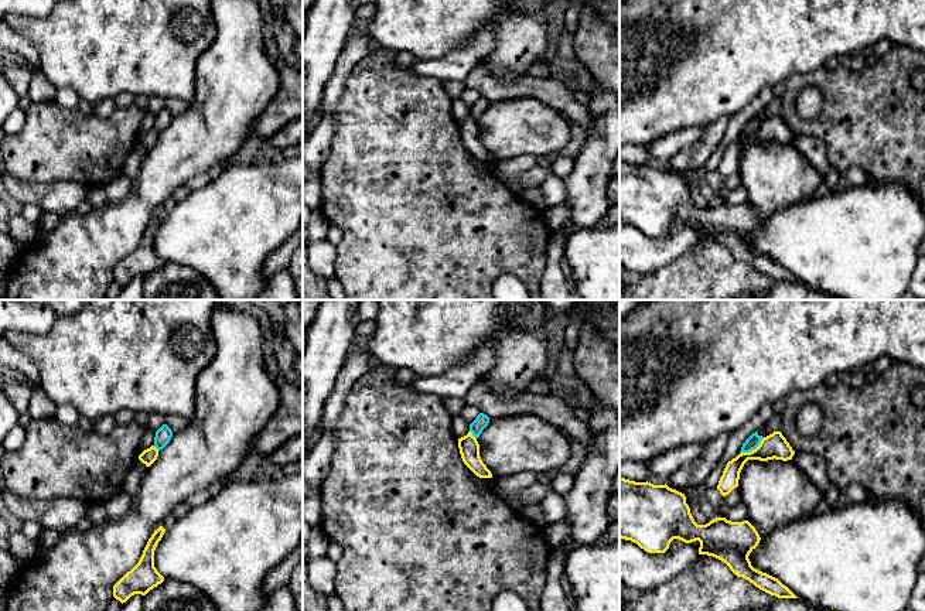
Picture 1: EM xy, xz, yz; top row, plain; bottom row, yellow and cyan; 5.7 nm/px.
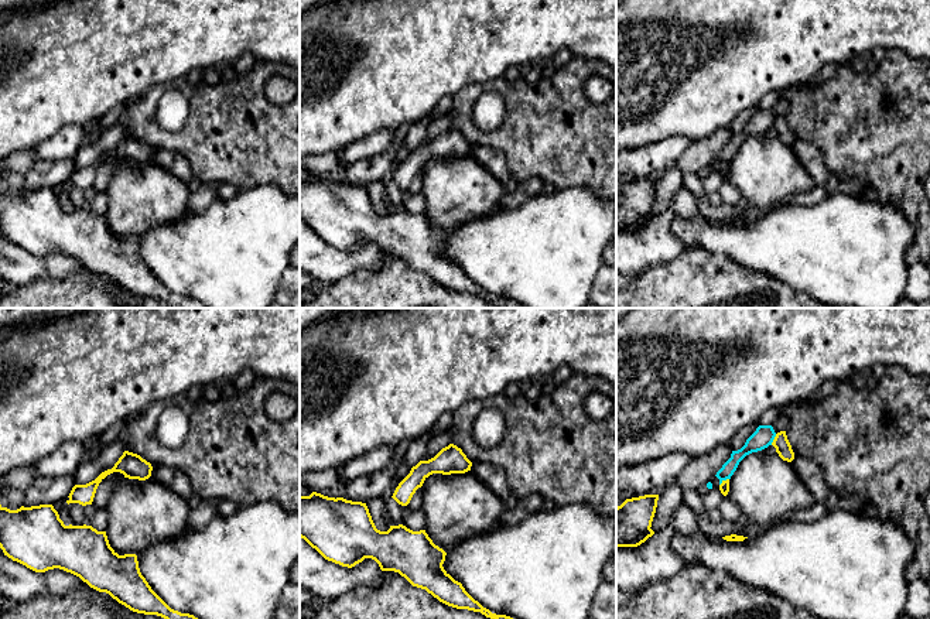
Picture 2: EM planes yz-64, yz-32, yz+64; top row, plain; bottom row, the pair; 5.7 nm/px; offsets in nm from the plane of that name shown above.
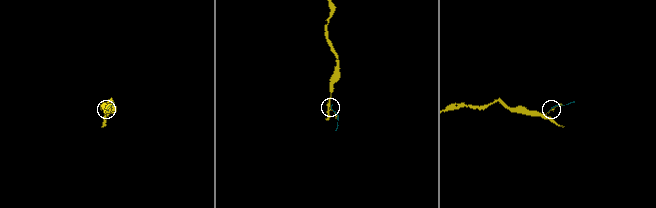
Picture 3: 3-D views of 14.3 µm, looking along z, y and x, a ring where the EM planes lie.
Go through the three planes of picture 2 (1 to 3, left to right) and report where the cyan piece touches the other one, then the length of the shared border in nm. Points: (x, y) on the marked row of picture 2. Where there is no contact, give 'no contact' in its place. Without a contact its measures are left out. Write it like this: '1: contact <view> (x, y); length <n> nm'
1: no contact
2: no contact
3: contact yz+64 (773, 440); length 70 nm

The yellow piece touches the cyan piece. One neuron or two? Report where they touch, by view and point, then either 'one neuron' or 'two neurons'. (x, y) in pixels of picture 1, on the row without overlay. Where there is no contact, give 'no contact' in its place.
yz (753, 133) | two neurons

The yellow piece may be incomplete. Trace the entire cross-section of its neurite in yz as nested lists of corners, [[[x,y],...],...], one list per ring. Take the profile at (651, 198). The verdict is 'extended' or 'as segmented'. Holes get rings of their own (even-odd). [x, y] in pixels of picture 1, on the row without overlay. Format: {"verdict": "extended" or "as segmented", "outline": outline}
{"verdict": "as segmented", "outline": [[[619,160],[619,221],[648,236],[665,236],[673,222],[699,223],[699,238],[724,245],[730,253],[778,281],[798,281],[778,262],[751,249],[750,236],[761,221],[748,205],[716,201],[697,208],[685,177],[665,168],[635,165]]]}

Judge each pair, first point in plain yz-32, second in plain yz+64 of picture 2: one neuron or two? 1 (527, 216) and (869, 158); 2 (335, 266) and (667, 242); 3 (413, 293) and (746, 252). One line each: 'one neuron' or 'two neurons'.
1: two neurons
2: one neuron
3: two neurons

